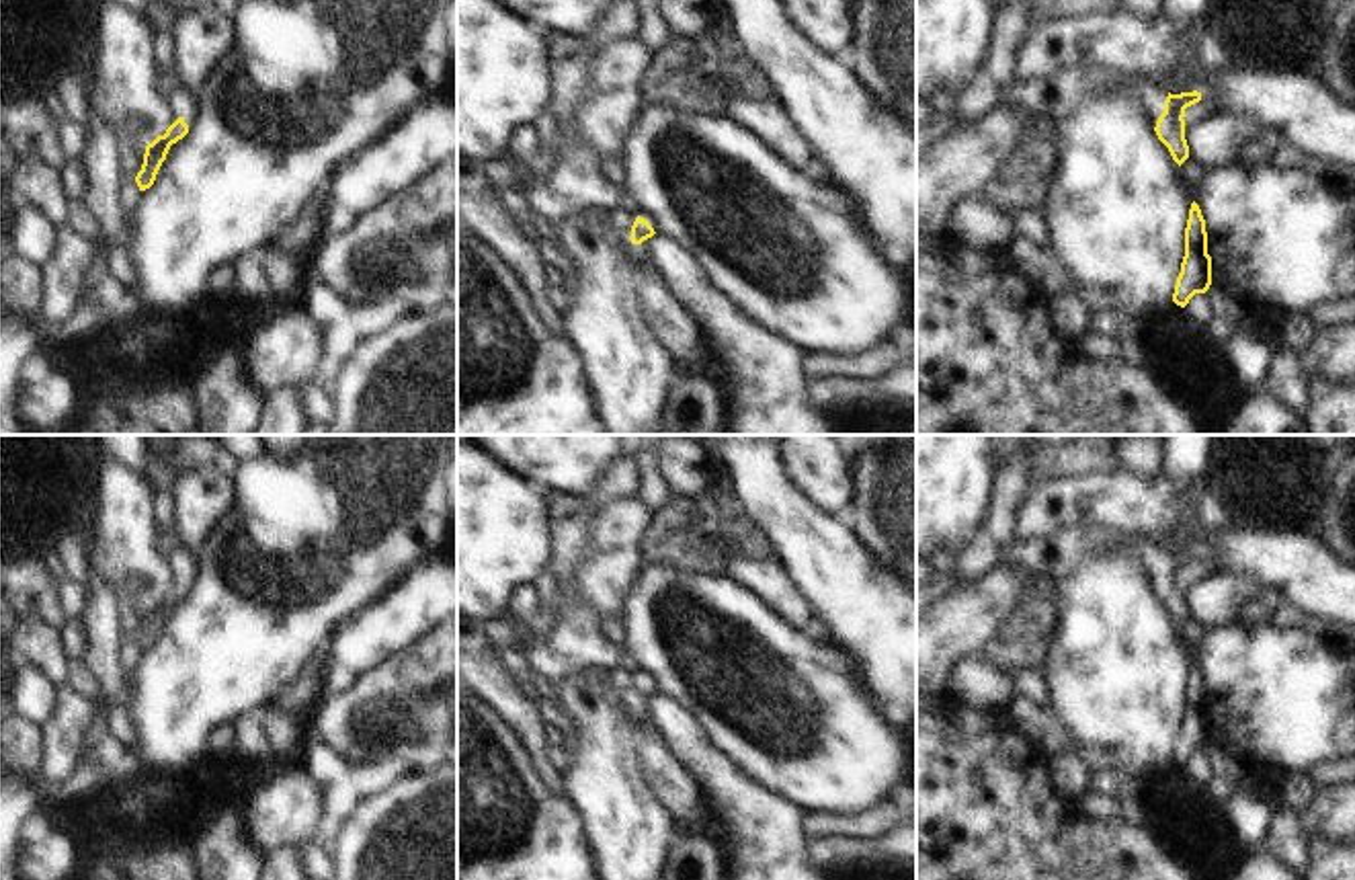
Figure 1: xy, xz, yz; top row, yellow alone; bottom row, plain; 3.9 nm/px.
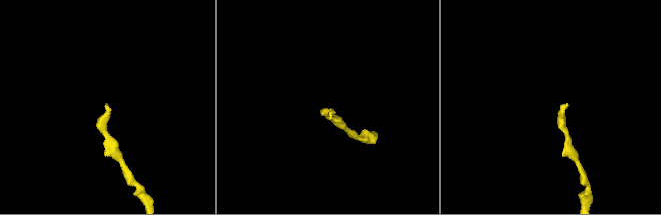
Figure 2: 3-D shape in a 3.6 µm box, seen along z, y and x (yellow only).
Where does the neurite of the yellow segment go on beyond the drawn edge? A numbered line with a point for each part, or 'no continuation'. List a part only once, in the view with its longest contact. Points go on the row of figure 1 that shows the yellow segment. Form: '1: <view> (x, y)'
1: yz (1151, 95)

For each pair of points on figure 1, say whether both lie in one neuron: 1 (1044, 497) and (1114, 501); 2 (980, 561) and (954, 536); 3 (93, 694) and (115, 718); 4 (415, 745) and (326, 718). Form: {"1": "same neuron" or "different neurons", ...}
{"1": "same neuron", "2": "different neurons", "3": "same neuron", "4": "same neuron"}

